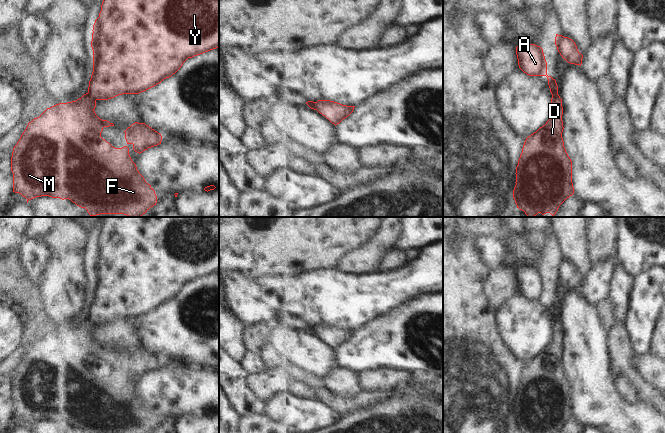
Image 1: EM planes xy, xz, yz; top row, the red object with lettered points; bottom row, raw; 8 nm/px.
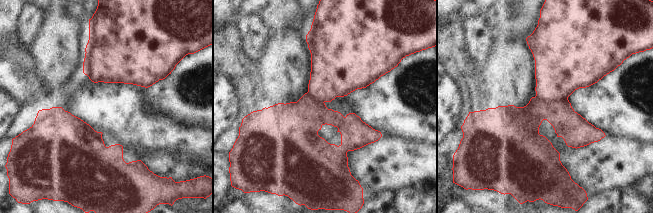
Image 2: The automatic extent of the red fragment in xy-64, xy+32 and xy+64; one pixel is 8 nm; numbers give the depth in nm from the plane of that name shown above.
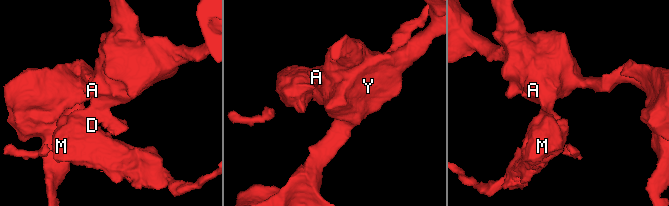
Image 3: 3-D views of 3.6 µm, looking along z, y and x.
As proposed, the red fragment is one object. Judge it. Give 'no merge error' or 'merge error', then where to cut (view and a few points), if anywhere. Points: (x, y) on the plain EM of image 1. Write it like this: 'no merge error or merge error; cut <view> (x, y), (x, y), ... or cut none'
merge error; cut xy (88, 316), (95, 324)

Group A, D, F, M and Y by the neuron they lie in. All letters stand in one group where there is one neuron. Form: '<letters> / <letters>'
A Y / D F M

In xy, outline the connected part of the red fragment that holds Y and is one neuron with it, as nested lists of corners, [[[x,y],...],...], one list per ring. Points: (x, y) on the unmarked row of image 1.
[[[108,217],[104,221],[99,241],[95,244],[92,255],[93,296],[89,305],[89,319],[94,324],[108,324],[122,318],[139,318],[171,301],[188,282],[219,271],[219,223],[205,217]]]

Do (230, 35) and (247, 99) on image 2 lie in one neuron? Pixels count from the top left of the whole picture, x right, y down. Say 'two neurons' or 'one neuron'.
one neuron

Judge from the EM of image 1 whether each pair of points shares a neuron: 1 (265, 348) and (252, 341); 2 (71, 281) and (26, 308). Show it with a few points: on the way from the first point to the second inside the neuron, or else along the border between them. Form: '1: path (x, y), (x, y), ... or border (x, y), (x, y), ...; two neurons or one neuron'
1: path (262, 347), (255, 341); one neuron
2: border (34, 294), (36, 302); two neurons

